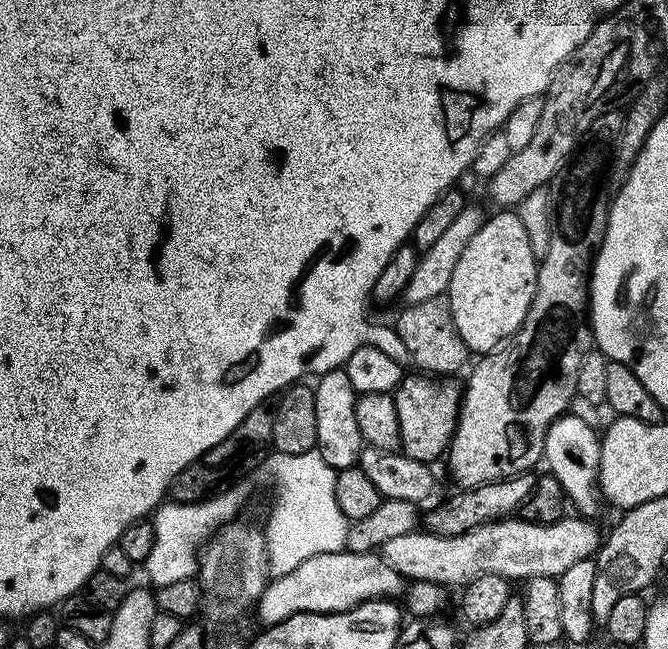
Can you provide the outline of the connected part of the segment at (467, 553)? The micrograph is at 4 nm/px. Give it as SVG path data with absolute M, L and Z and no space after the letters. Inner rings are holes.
M568 514L553 524L532 524L523 518L491 520L457 536L436 536L427 530L417 530L386 542L378 555L408 582L425 580L441 586L463 586L479 576L501 576L509 582L527 582L535 576L559 578L574 562L595 557L602 532L592 523L591 519Z

